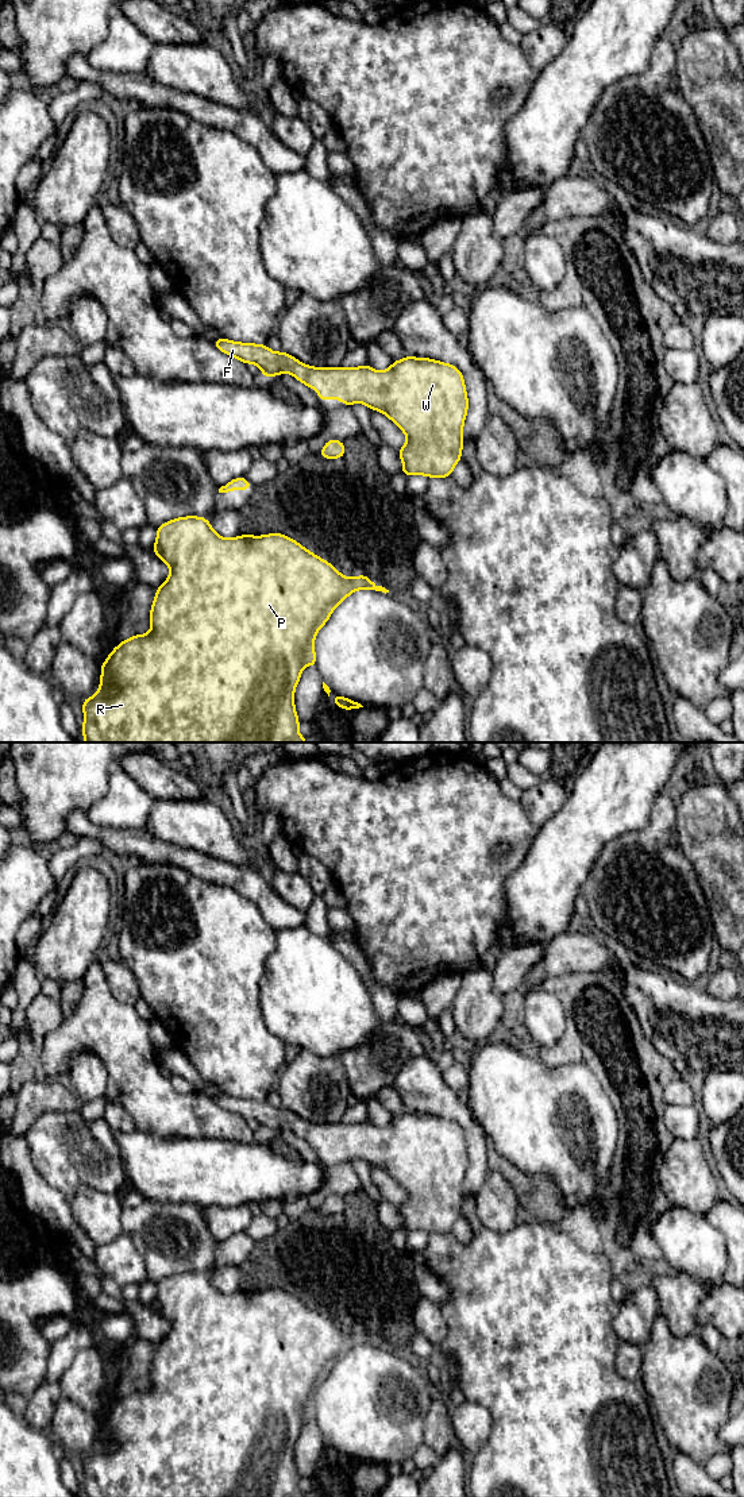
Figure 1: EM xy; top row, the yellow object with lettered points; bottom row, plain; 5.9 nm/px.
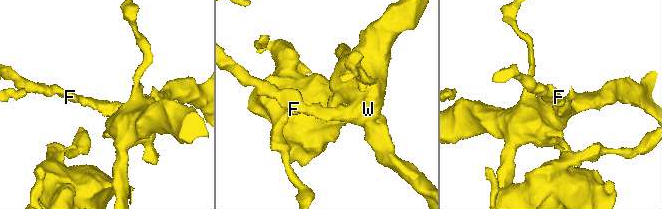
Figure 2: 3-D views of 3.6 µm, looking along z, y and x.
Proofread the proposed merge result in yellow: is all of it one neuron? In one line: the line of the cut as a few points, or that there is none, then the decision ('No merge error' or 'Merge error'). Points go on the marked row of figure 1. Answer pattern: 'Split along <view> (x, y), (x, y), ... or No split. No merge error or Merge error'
No split. No merge error

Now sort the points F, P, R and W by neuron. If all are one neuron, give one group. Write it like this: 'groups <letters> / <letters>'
groups F P R W

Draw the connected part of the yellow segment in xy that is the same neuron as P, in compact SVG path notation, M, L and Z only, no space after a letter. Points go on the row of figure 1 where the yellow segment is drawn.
M186 516L163 522L157 529L157 540L151 548L157 557L170 568L167 579L157 589L151 609L151 630L123 640L101 663L99 691L82 703L85 742L308 742L298 732L300 719L294 706L294 690L307 665L317 667L315 653L316 633L348 595L356 590L389 593L377 586L366 575L347 578L331 563L304 548L298 541L275 532L262 536L240 535L224 539L215 532L207 517Z

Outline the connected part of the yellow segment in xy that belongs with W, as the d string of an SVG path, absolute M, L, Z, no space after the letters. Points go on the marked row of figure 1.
M224 337L213 340L212 344L244 364L257 364L265 379L289 373L311 390L316 387L320 401L336 398L346 406L362 402L370 410L383 413L406 435L406 443L396 451L404 464L401 474L406 477L448 478L462 459L463 424L469 410L469 398L463 374L454 364L405 355L383 371L377 371L369 364L327 369L308 366L290 354L274 352L265 344L240 343Z

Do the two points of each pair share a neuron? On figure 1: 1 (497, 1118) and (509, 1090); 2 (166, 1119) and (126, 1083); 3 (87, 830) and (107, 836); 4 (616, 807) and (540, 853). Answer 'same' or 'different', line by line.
1: same
2: same
3: same
4: same

